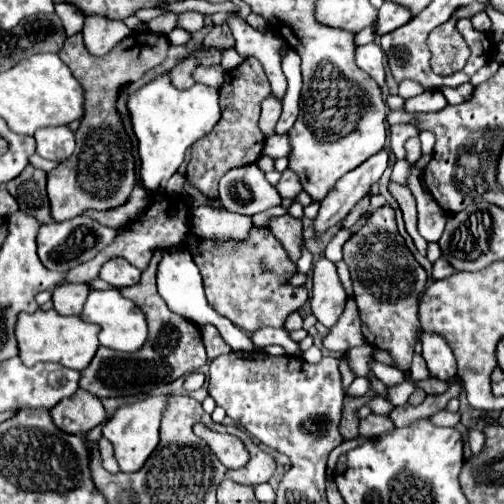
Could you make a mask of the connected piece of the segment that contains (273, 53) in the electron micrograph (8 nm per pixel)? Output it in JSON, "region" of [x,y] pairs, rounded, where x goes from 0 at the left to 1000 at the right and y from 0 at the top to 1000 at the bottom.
{"region":[[[454,24],[450,52],[462,63],[462,75],[466,75],[462,95],[474,103],[474,111],[510,115],[534,155],[538,187],[550,198],[562,198],[562,190],[569,183],[569,155],[558,139],[558,111],[554,111],[554,95],[562,87],[558,71],[538,60],[514,63],[506,56],[498,56],[470,24]]]}

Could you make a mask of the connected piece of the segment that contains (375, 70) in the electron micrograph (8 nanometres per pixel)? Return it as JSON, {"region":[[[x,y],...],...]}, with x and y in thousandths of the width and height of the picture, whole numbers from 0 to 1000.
{"region":[[[744,83],[704,95],[704,127],[724,139],[752,171],[764,167],[764,111]]]}

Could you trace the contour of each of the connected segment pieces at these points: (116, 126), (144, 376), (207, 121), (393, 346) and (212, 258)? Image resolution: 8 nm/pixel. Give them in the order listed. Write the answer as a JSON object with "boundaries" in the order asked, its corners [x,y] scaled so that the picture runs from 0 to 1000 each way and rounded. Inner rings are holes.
{"boundaries":[[[[272,63],[252,71],[248,79],[240,79],[232,91],[224,91],[208,111],[185,111],[165,83],[165,67],[149,67],[137,71],[117,103],[117,115],[137,131],[137,139],[145,143],[145,151],[157,159],[165,187],[169,187],[169,226],[161,234],[161,246],[149,262],[149,302],[141,306],[137,317],[121,321],[109,337],[93,341],[93,389],[101,401],[101,429],[113,440],[137,437],[157,429],[165,417],[173,413],[188,413],[188,417],[216,417],[228,409],[248,405],[248,397],[256,393],[264,365],[268,365],[268,341],[264,341],[264,306],[260,306],[260,274],[248,266],[240,234],[228,218],[232,194],[236,194],[236,179],[248,167],[260,167],[268,159],[276,159],[292,139],[315,131],[327,119],[327,107],[335,99],[335,79],[323,67],[308,67],[308,63]]],[[[308,500],[296,532],[280,544],[280,556],[260,571],[240,571],[240,583],[260,599],[268,599],[288,623],[292,651],[296,651],[292,679],[272,698],[232,698],[232,694],[196,687],[181,722],[161,738],[161,754],[157,754],[161,774],[192,790],[296,782],[312,766],[335,762],[367,742],[379,742],[403,730],[407,687],[403,687],[403,667],[395,647],[367,635],[355,623],[343,623],[323,599],[323,591],[312,583],[308,540],[312,540],[315,516],[319,516],[319,500]]],[[[339,143],[315,147],[252,194],[252,218],[260,226],[264,262],[276,282],[276,353],[292,377],[327,377],[331,357],[359,329],[367,298],[419,262],[431,246],[438,230],[433,202],[435,179],[403,167],[387,167],[375,179],[351,179],[339,163]]],[[[756,409],[732,425],[724,448],[681,484],[681,516],[688,520],[700,556],[700,591],[712,607],[724,675],[744,690],[772,698],[784,730],[812,734],[831,655],[827,603],[843,575],[847,548],[839,528],[804,488],[776,409]]],[[[502,452],[498,476],[490,476],[490,492],[482,492],[482,508],[458,508],[446,500],[427,500],[419,484],[395,480],[395,508],[387,512],[387,524],[399,536],[403,567],[411,595],[419,611],[454,631],[466,647],[474,647],[482,659],[506,659],[522,647],[538,651],[562,651],[565,631],[593,615],[609,599],[609,575],[605,571],[581,571],[569,563],[569,552],[585,544],[585,524],[569,516],[569,504],[562,500],[562,488],[538,468],[530,452]],[[530,516],[538,524],[538,540],[514,540],[514,520]]]]}

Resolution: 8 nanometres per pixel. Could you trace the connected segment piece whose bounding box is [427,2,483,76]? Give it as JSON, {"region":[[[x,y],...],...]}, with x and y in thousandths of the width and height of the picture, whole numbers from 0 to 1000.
{"region":[[[938,4],[935,12],[915,12],[899,32],[855,60],[847,75],[847,91],[855,99],[855,135],[871,151],[887,151],[899,143],[911,143],[933,113],[933,97],[925,93],[925,83],[911,60],[903,56],[911,36],[935,36],[938,28],[954,24],[958,8]]]}

